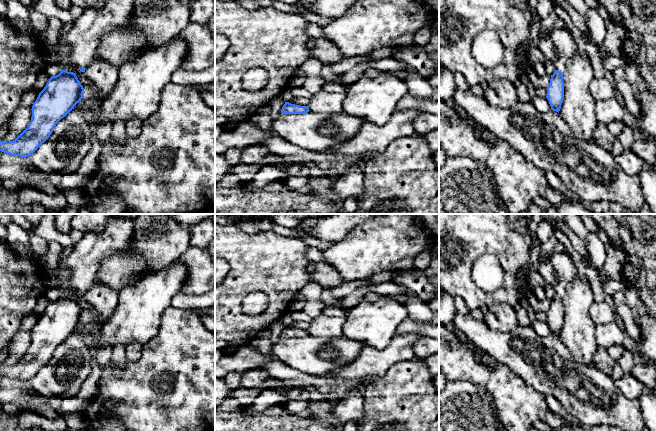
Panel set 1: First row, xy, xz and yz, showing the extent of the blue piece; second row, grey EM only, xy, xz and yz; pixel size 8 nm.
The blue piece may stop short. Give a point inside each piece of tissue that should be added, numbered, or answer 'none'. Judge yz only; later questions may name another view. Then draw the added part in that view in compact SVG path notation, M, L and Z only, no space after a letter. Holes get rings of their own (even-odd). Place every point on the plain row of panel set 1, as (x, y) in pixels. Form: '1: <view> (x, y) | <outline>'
1: yz (565, 271) | M567 252L554 253L550 258L554 269L554 283L552 284L555 293L563 297L566 293L566 285L578 277L577 269Z

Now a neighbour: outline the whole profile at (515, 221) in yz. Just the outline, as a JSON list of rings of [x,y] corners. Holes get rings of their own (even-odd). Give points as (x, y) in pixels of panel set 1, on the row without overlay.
[[[509,214],[508,215],[508,225],[521,234],[530,235],[529,229],[530,222],[523,219],[519,214]]]

